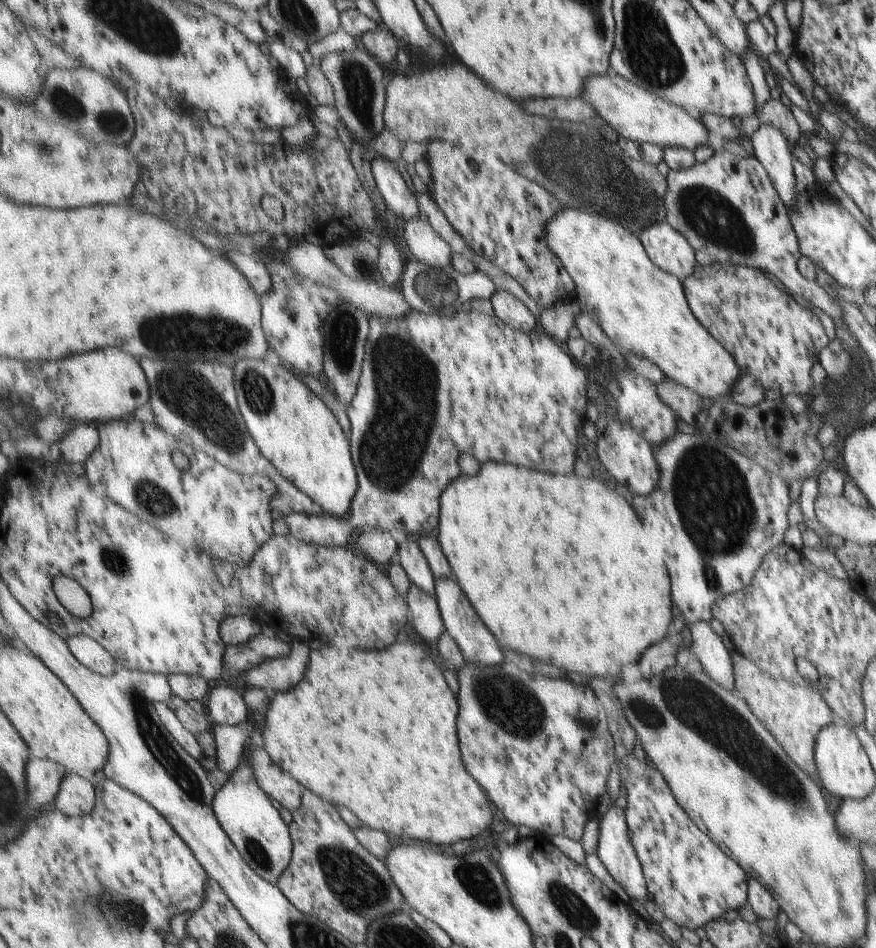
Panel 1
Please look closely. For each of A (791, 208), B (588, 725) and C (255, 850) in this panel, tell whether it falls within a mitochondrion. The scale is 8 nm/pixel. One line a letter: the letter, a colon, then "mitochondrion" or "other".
A: other
B: other
C: mitochondrion

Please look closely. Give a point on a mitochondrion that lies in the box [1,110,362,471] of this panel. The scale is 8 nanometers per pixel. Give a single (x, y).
(203, 409)

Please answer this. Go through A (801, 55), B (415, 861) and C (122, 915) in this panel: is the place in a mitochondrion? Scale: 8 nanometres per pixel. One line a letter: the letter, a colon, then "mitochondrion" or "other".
A: other
B: other
C: mitochondrion

